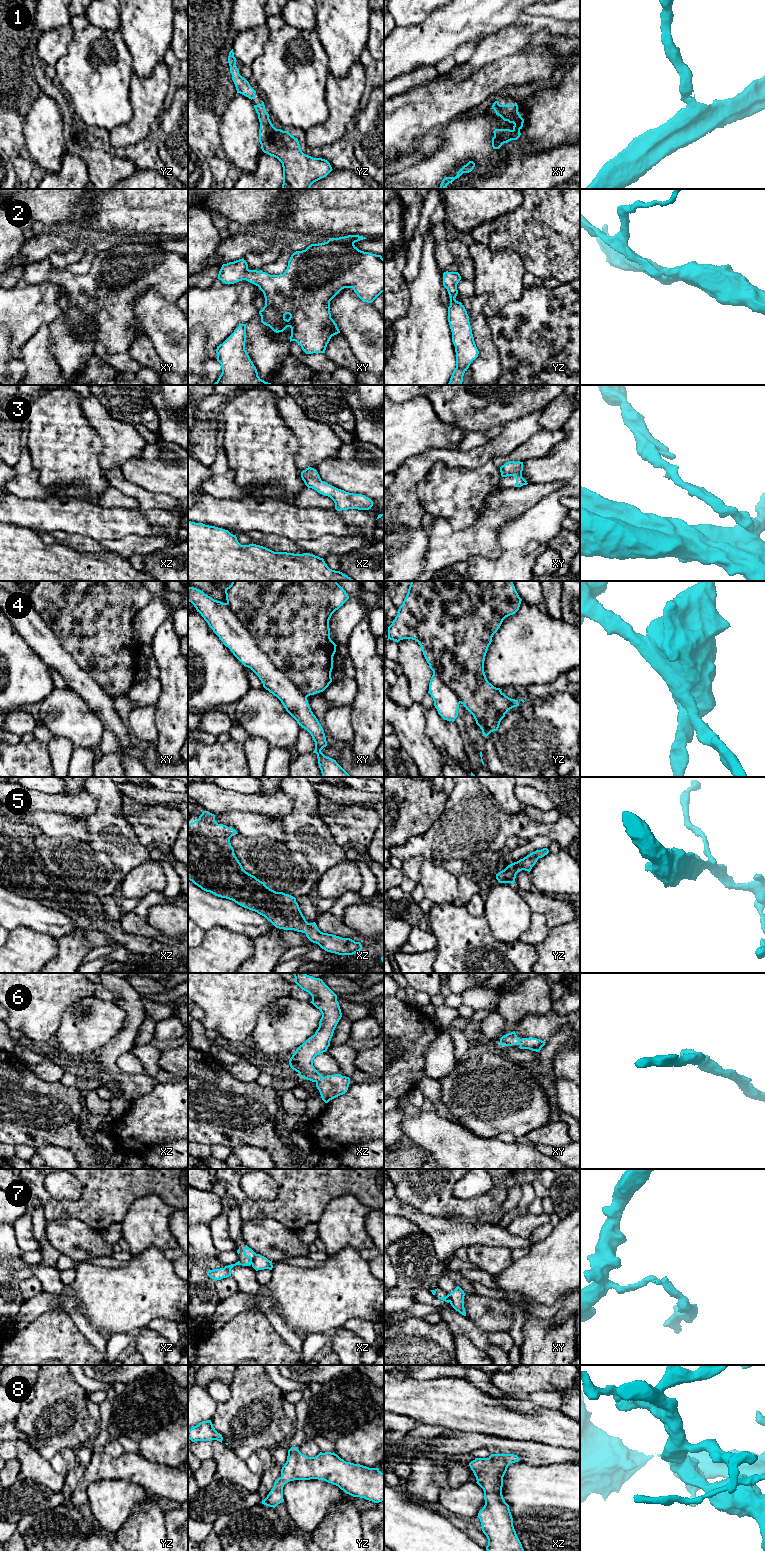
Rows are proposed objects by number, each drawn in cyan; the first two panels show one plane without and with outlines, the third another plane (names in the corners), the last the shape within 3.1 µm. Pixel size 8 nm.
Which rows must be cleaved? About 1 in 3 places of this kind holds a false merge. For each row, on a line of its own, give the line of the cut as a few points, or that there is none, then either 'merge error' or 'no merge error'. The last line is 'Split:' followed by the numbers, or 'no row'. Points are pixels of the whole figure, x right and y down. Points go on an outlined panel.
1: no cut | no merge error
2: no cut | no merge error
3: no cut | no merge error
4: xy (226, 603), (251, 635), (256, 645), (306, 697) | merge error
5: no cut | no merge error
6: no cut | no merge error
7: xz (256, 1254), (251, 1263) | merge error
8: no cut | no merge error
Split: 4, 7

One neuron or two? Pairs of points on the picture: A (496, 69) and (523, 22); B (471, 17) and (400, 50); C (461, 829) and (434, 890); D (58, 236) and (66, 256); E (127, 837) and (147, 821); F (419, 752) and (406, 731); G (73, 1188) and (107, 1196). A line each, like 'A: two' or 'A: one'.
A: two
B: one
C: two
D: two
E: two
F: one
G: two

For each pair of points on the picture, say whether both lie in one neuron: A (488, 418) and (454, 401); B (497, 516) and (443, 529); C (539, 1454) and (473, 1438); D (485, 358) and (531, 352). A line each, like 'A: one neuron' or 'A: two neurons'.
A: one neuron
B: one neuron
C: one neuron
D: two neurons

